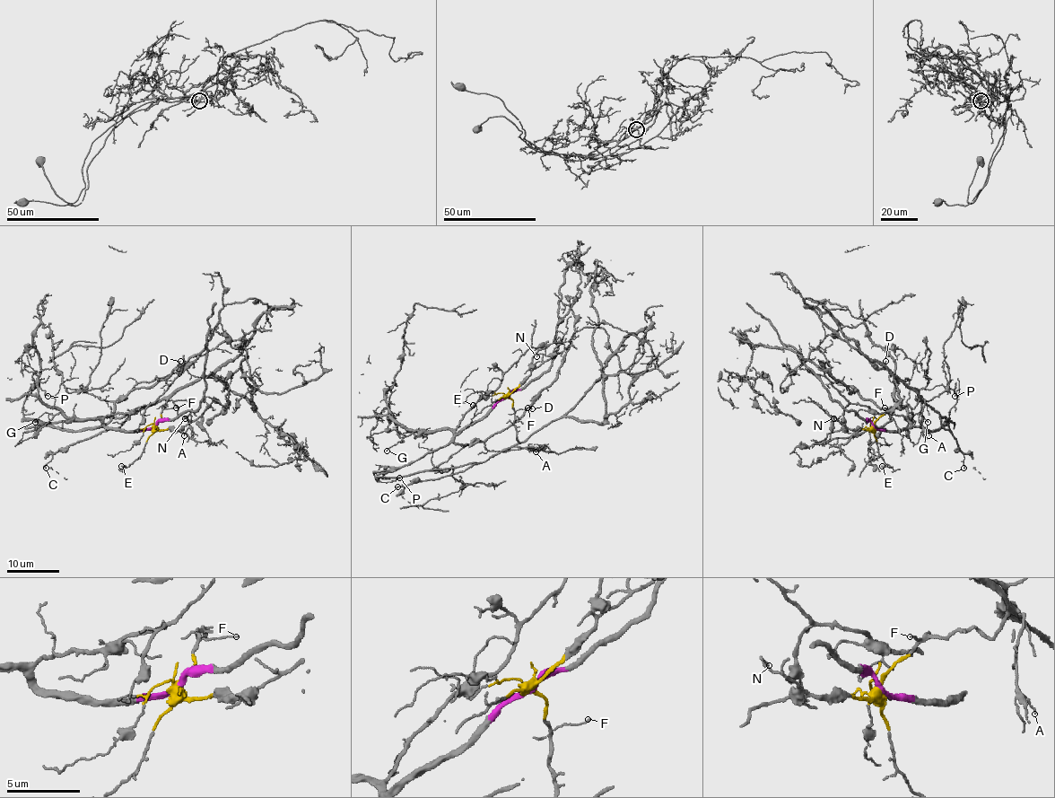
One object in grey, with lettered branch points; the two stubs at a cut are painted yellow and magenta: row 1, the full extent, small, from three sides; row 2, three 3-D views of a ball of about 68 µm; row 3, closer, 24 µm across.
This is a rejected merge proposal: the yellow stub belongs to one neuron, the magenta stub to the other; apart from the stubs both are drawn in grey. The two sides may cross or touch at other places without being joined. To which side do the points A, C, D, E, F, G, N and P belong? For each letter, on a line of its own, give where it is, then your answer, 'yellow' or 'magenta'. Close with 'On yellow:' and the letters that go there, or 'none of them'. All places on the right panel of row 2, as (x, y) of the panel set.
A: place (928, 435); yellow
C: place (963, 468); yellow
D: place (885, 361); magenta
E: place (882, 466); yellow
F: place (884, 407); yellow
G: place (928, 422); magenta
N: place (833, 418); yellow
P: place (954, 396); magenta
On yellow: A, C, E, F, N

